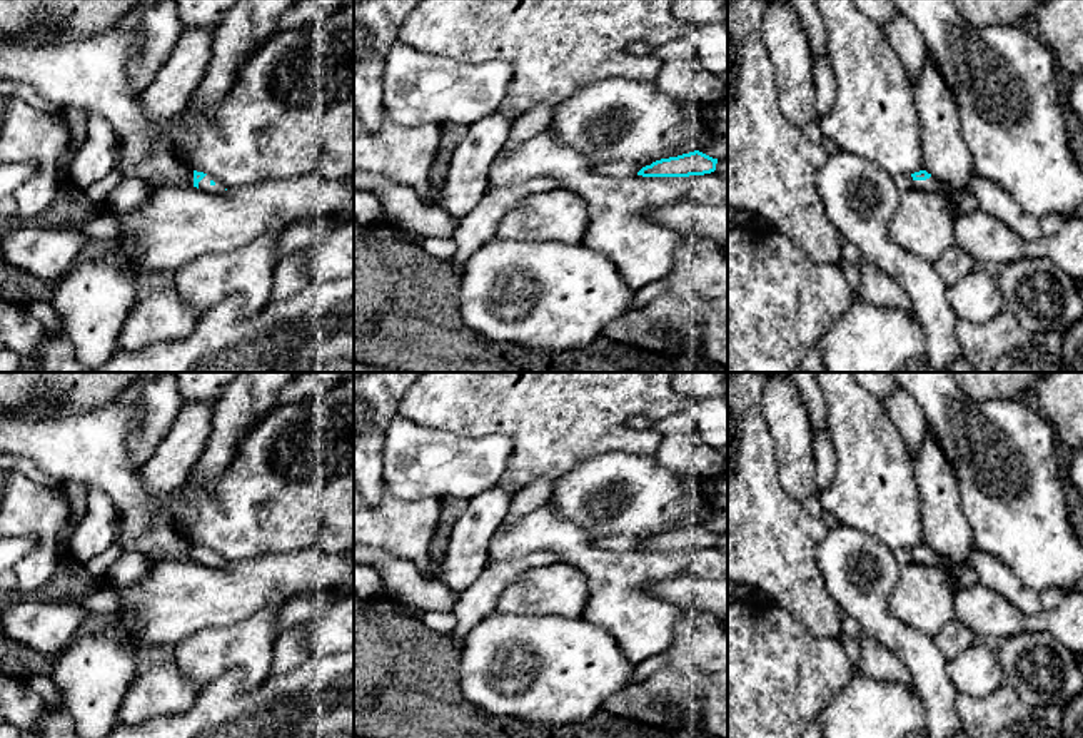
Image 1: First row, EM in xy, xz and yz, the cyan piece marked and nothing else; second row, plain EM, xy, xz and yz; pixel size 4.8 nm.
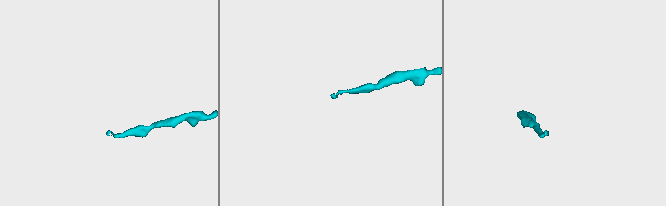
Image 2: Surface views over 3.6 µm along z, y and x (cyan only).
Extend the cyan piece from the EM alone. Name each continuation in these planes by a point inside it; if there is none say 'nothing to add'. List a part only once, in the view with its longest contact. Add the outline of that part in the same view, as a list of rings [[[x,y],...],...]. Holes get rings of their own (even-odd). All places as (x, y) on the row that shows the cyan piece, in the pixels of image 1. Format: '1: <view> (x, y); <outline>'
1: yz (965, 202); [[[929,177],[926,180],[913,180],[913,189],[951,195],[960,215],[980,209],[978,200],[970,192],[950,192],[946,185],[936,177]]]

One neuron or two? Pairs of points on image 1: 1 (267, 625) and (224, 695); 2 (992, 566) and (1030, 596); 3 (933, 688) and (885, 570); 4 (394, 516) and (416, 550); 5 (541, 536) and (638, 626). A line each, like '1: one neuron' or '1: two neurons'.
1: two neurons
2: one neuron
3: one neuron
4: one neuron
5: one neuron

